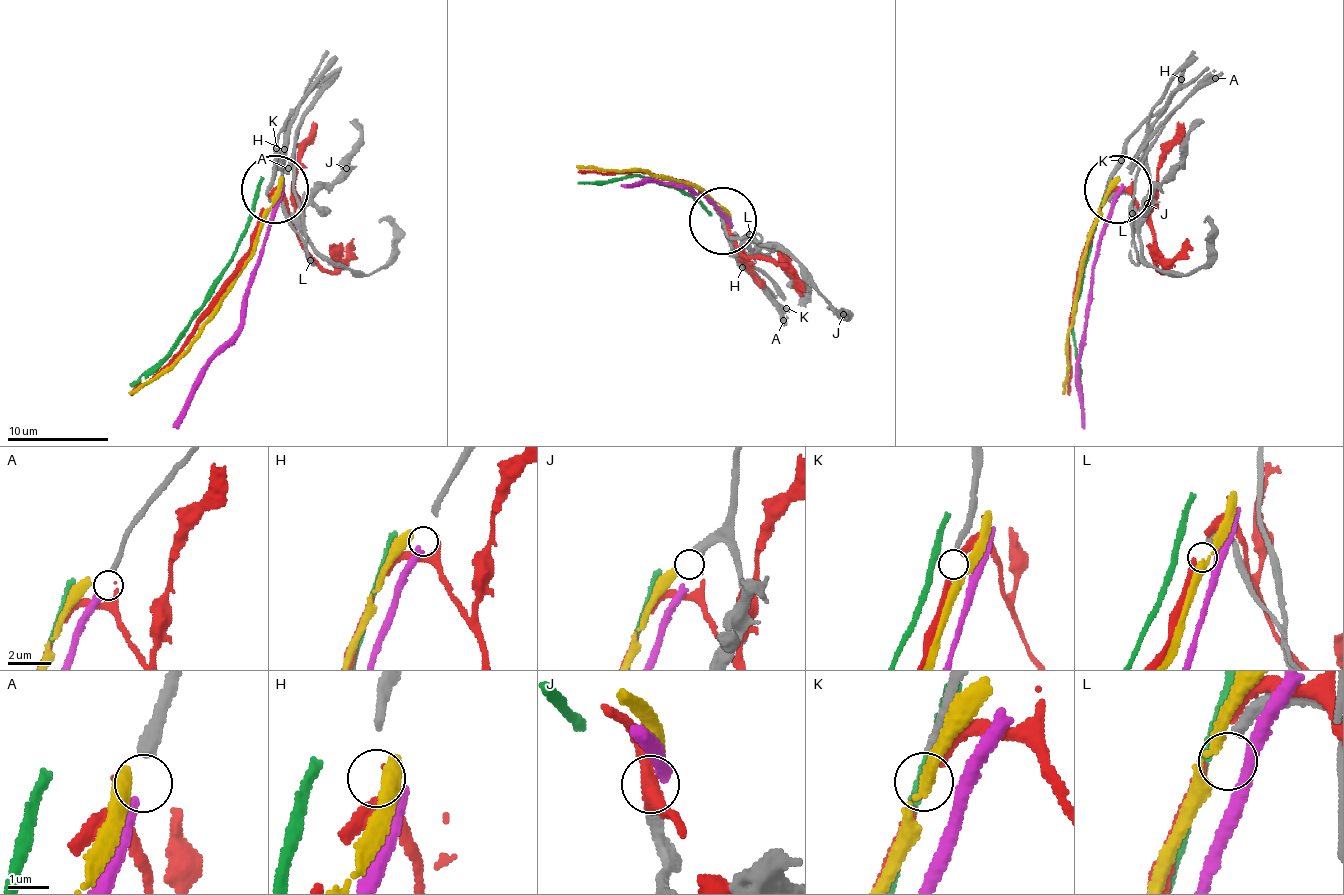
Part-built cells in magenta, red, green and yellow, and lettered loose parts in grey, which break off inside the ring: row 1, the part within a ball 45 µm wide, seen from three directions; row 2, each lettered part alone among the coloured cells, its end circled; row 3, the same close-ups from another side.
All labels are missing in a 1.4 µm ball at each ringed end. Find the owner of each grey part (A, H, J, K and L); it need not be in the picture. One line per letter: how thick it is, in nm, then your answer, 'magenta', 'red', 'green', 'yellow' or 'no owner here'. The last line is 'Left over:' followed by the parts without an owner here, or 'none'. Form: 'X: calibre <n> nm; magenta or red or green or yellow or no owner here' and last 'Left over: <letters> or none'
A: calibre 320 nm; magenta
H: calibre 40 nm; red
J: calibre 400 nm; yellow
K: calibre 220 nm; no owner here
L: calibre 300 nm; no owner here
Left over: K, L

